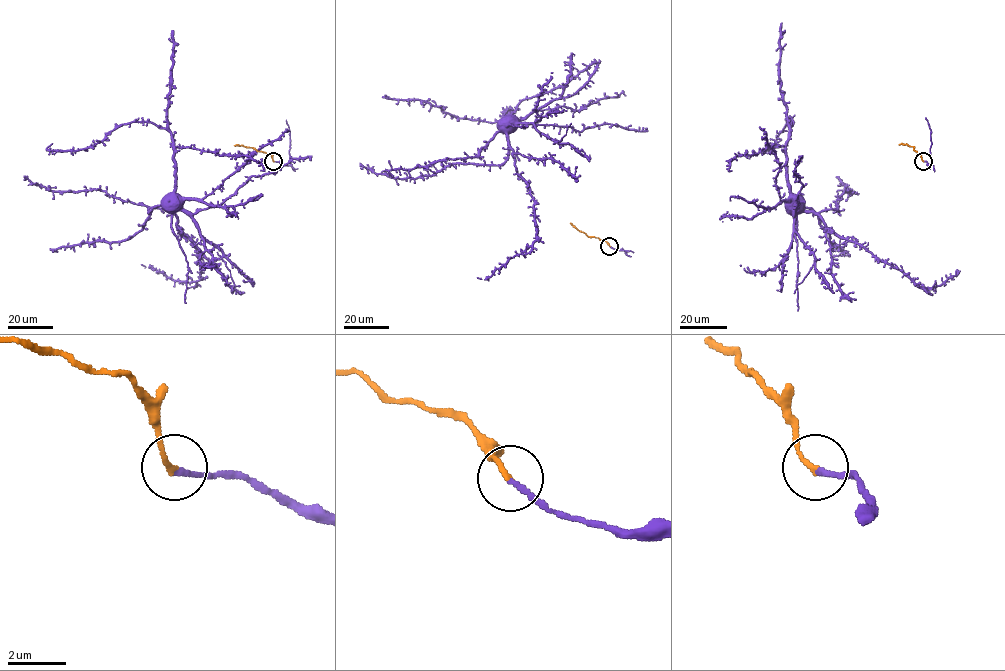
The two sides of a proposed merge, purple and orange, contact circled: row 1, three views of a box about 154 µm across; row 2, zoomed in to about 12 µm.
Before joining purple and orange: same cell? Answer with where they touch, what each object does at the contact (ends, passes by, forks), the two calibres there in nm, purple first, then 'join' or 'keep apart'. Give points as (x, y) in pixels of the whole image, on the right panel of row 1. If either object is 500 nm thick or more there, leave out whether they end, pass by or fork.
at (923, 161); purple ends there; orange ends there; 170 nm thick on the purple side, 180 nm on the other; join

